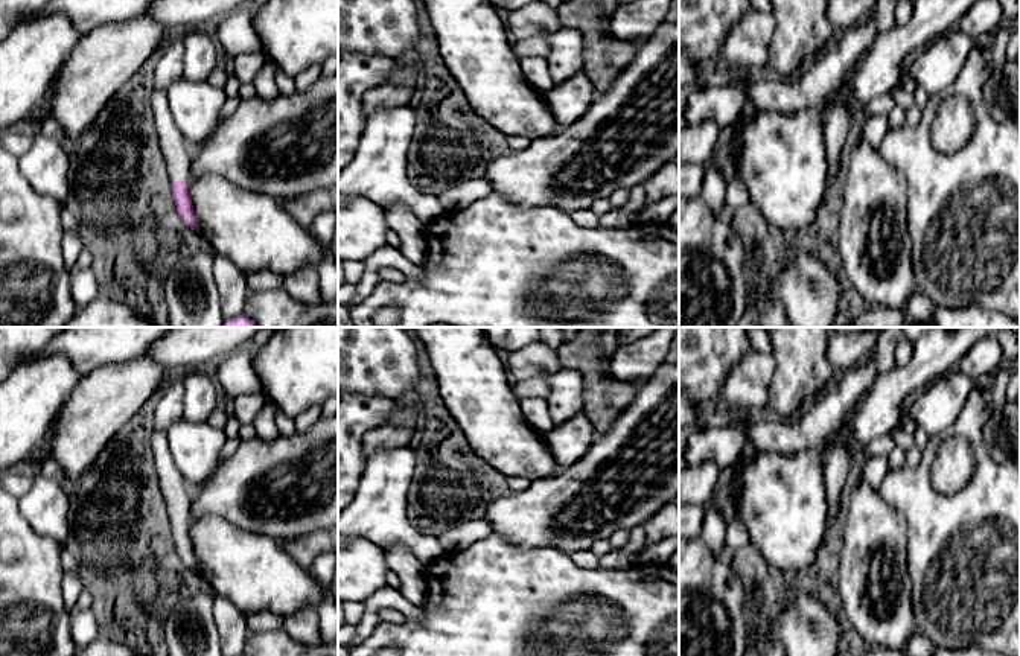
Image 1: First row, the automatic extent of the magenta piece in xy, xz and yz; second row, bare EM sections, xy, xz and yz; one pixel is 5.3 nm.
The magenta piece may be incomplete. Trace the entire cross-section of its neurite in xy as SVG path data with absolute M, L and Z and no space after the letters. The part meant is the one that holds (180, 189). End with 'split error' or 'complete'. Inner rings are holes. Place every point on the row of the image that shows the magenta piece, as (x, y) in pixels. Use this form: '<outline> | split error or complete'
M154 90L151 105L177 213L187 227L199 233L198 219L189 195L189 186L193 180L190 163L196 155L198 146L187 142L177 128L169 108L167 90Z | split error

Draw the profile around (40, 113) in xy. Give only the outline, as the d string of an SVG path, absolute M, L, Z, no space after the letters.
M56 76L53 78L52 84L49 85L41 103L33 107L26 114L26 119L32 123L44 122L49 117L50 102L55 93L56 93Z

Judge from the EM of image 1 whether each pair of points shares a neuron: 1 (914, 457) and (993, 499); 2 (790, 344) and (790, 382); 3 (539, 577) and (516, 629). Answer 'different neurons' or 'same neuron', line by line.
1: different neurons
2: same neuron
3: same neuron

